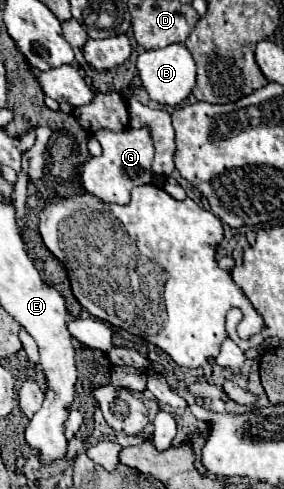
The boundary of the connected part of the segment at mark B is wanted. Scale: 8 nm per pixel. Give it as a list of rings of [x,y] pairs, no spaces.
[[[180,43],[168,45],[164,49],[156,49],[156,51],[140,53],[136,67],[150,99],[164,107],[178,107],[180,103],[184,103],[196,85],[196,63],[190,51]]]

